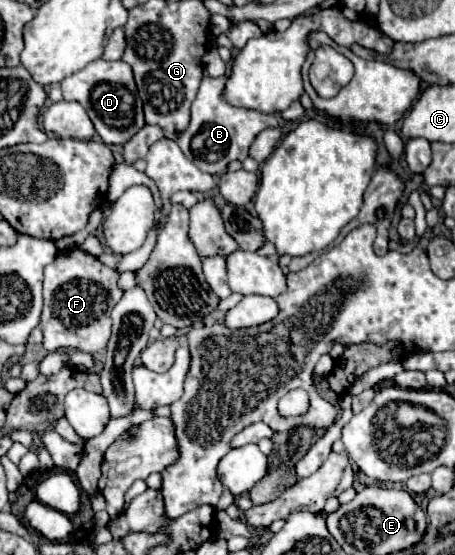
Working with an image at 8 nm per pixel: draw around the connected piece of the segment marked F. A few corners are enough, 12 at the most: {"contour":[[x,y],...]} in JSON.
{"contour":[[79,248],[45,268],[47,352],[101,354],[115,270]]}

